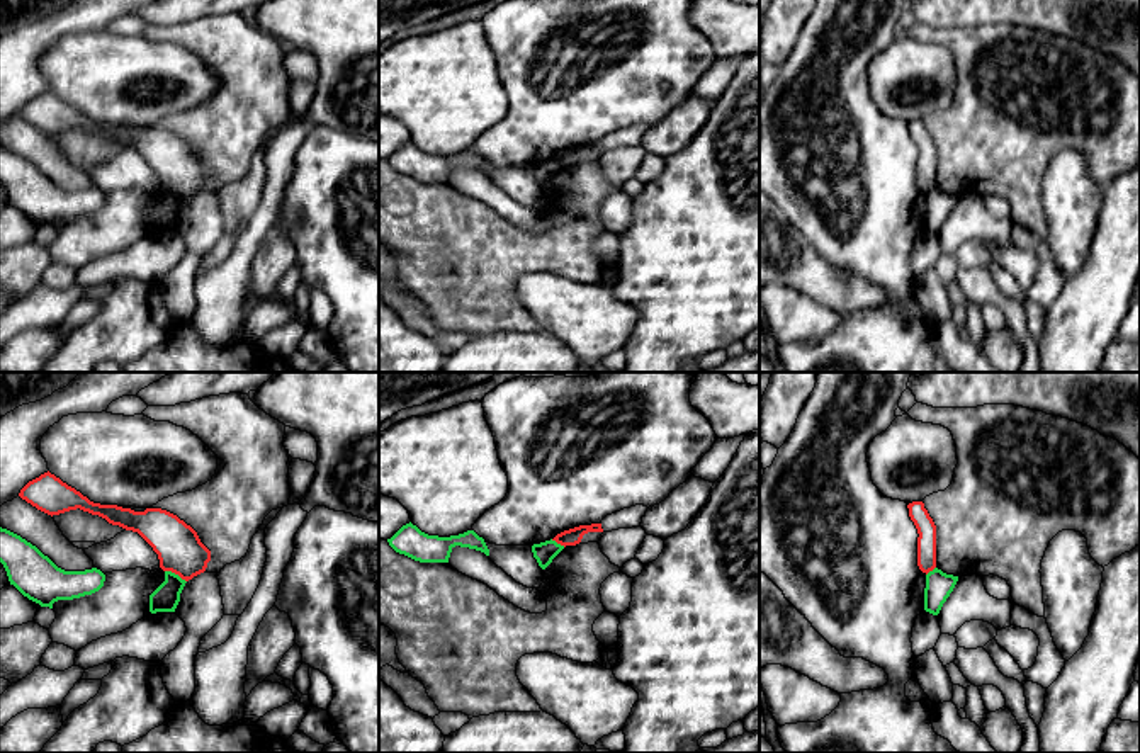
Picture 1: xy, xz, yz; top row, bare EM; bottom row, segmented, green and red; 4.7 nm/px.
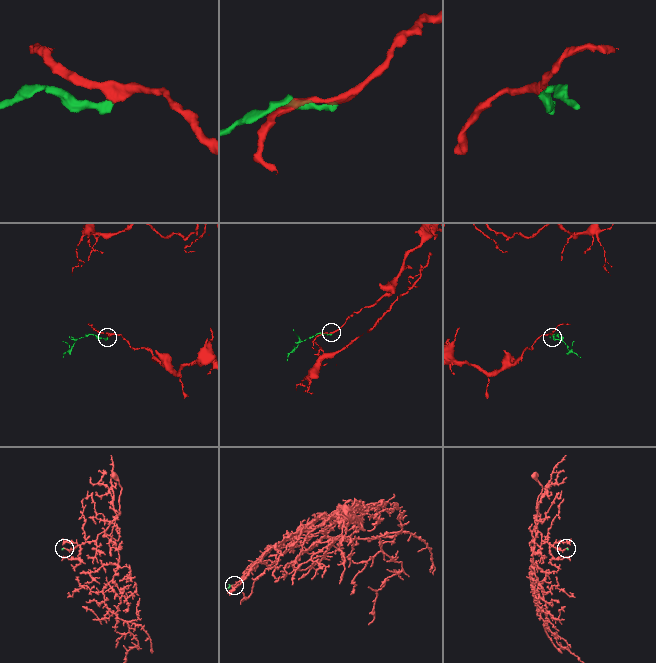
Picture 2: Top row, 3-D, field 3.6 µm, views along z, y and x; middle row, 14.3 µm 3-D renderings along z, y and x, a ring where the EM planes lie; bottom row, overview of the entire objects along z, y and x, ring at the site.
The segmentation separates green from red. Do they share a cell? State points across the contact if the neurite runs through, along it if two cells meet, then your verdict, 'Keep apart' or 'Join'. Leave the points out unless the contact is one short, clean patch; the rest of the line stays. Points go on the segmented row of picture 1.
Boundary: xy (165, 570), (170, 570), (186, 582). Keep apart

